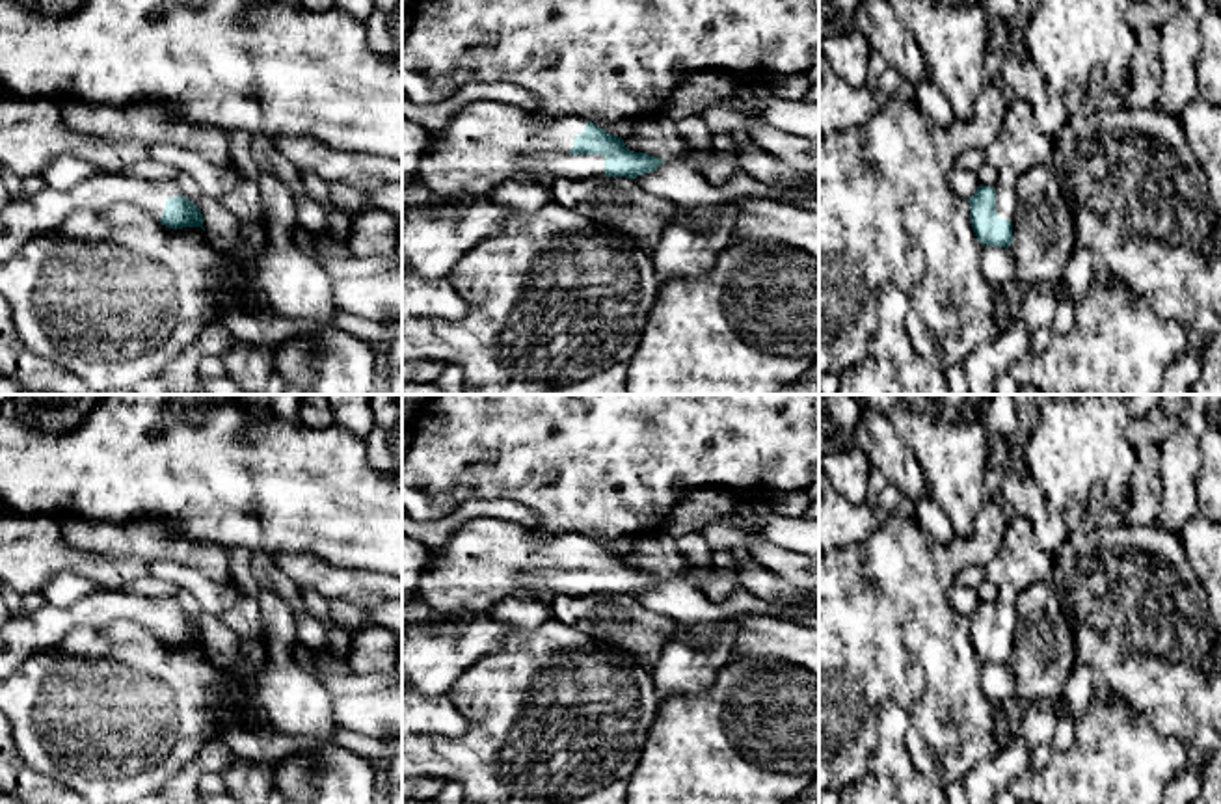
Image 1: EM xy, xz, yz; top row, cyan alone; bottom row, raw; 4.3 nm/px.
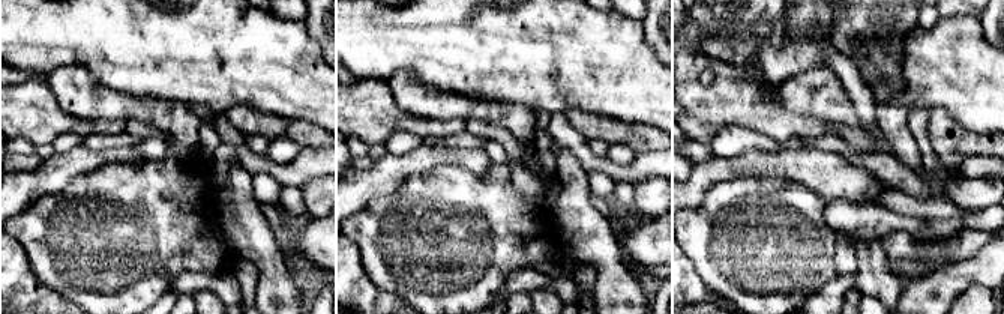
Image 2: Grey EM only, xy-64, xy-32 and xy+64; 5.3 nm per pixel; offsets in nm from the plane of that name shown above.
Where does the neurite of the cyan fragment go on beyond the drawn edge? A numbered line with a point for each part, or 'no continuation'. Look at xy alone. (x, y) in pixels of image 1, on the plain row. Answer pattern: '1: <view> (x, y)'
1: xy (21, 637)

